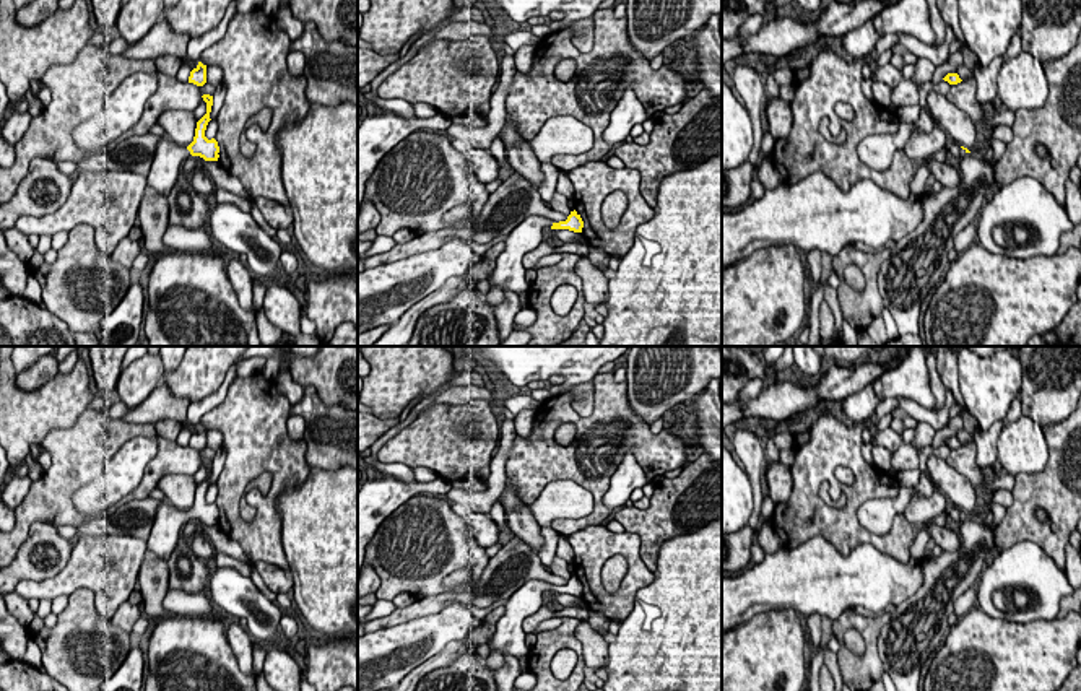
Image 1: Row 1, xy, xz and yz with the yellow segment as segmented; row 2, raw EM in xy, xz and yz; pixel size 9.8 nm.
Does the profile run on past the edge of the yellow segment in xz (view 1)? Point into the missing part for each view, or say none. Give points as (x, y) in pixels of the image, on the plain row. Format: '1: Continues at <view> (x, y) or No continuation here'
1: Continues at xz (509, 638)

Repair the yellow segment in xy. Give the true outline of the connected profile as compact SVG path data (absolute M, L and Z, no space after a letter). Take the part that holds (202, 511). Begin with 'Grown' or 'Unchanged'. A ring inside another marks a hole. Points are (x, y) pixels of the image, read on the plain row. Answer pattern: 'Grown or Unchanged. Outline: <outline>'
Grown. Outline: M203 458L206 478L197 486L193 506L185 512L174 507L169 501L163 501L156 509L154 522L146 540L148 550L161 559L167 561L177 546L182 527L192 519L205 525L218 525L219 511L215 502L208 504L205 494L210 483L213 460Z

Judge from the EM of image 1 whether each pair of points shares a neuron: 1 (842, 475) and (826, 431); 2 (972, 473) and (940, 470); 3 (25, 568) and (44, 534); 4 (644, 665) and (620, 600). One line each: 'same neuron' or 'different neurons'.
1: different neurons
2: different neurons
3: same neuron
4: different neurons

